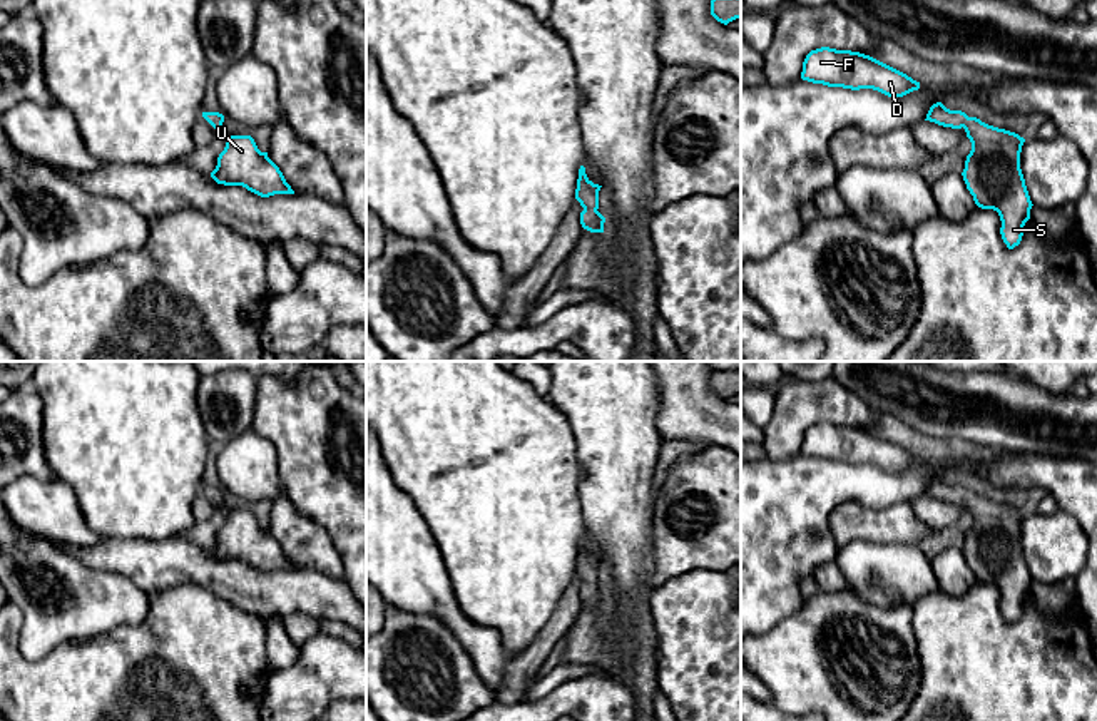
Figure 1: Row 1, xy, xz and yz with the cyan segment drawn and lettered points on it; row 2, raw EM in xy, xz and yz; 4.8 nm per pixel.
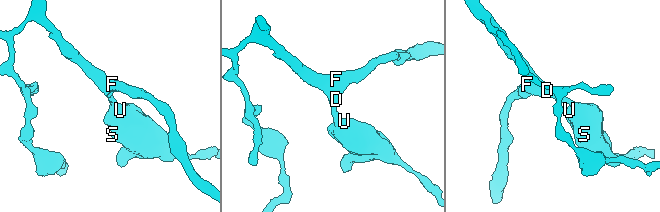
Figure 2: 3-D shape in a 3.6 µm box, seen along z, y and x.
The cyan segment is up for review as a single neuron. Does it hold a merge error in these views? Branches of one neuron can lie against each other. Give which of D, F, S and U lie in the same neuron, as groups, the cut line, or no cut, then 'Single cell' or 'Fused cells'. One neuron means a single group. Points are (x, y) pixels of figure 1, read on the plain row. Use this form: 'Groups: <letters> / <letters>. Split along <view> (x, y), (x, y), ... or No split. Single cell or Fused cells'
Groups: D F S U. No split. Single cell

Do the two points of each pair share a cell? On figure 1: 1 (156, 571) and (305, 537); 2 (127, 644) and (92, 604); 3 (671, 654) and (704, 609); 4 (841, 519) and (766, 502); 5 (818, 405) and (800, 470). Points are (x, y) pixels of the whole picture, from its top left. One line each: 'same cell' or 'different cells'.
1: different cells
2: different cells
3: same cell
4: different cells
5: different cells

